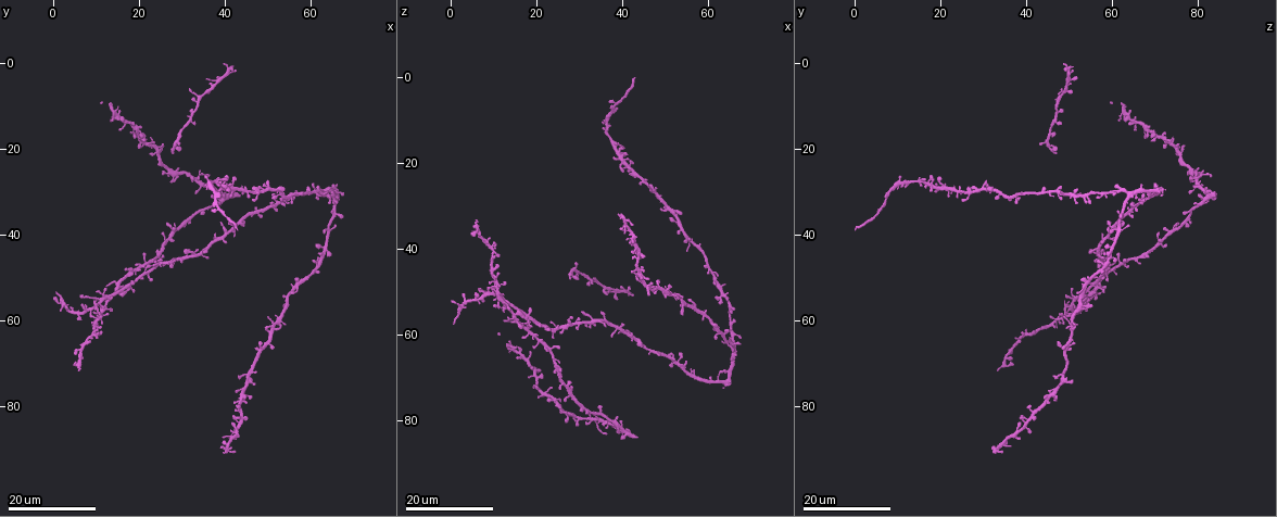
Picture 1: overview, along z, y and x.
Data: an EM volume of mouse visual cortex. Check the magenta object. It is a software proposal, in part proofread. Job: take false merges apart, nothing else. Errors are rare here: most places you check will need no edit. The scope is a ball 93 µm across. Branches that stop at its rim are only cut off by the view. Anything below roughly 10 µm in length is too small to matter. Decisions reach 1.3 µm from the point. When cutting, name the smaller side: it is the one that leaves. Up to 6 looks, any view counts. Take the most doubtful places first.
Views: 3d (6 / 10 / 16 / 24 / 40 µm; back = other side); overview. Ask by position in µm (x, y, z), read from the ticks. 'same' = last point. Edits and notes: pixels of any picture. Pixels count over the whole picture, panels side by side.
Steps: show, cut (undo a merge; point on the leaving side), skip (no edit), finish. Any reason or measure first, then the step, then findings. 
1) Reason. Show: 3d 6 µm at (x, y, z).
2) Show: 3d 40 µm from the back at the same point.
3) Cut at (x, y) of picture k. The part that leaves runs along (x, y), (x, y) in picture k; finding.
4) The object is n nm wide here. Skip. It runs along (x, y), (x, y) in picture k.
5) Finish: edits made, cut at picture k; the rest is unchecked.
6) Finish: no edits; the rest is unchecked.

Looks like a crossing. Show: 3d 24 µm at (9.0, 58.0, 50.0).

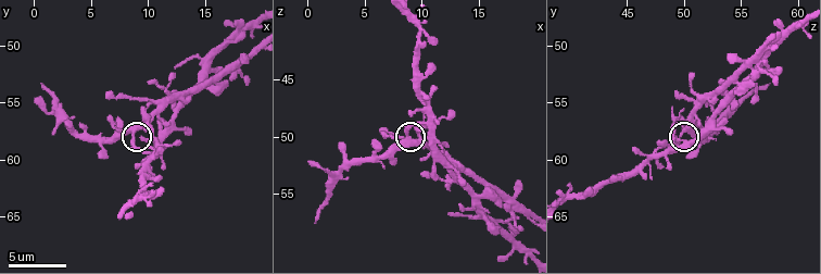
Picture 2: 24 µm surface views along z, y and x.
Show: 3d 10 µm at (8.6, 57.4, 49.8).

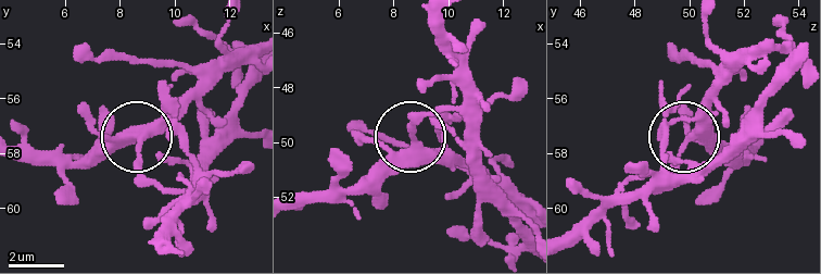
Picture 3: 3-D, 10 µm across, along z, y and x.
The side arm is 14 µm long. Skip. It runs along (251, 46), (139, 133), (92, 147) in picture 3; continuous, no second neuron.

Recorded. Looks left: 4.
Calibre changes. Show: 3d 16 µm at (28.0, 20.5, 46.5).

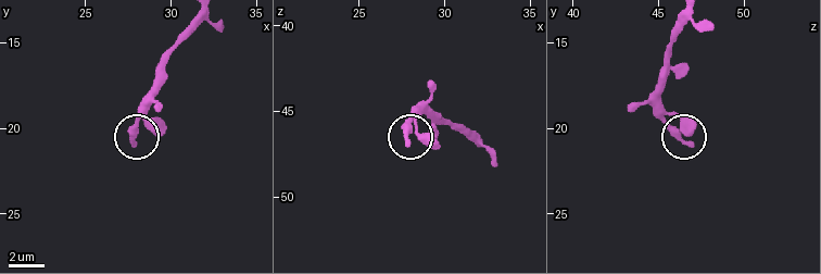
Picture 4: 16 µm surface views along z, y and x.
Zoom in. Show: 3d 6 µm at (27.8, 20.7, 46.5).

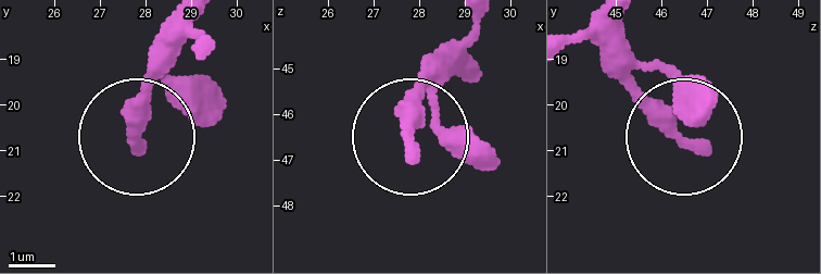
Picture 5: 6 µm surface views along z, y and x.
Skip. All the same neuron.

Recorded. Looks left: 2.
Calibre changes. Show: 3d 10 µm at (9.8, 63.0, 40.2).

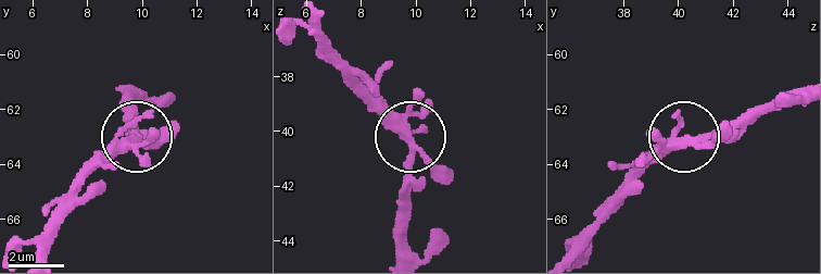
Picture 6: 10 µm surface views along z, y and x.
The object is 310 nm wide here. Skip. It runs along (408, 256), (408, 144), (368, 97) in picture 6; one neuron here.

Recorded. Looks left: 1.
Finish: no edits; the rest is unchecked.

